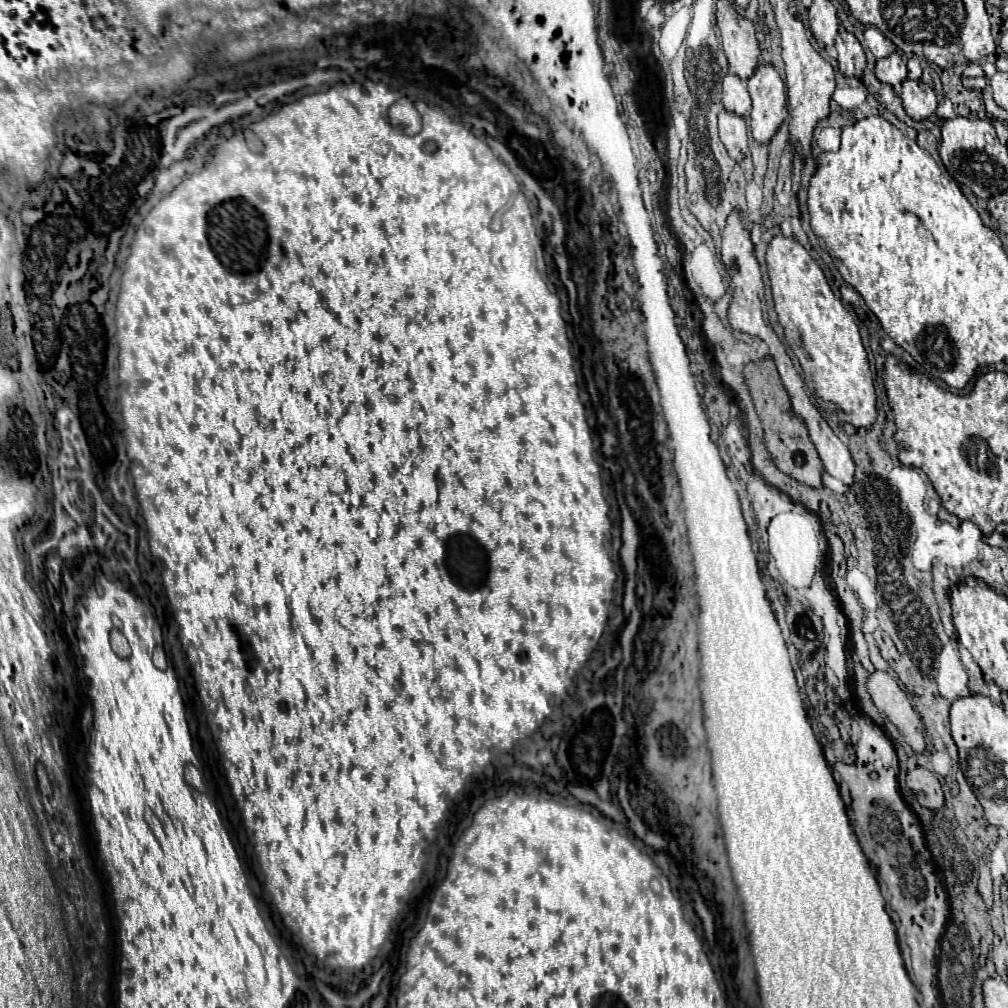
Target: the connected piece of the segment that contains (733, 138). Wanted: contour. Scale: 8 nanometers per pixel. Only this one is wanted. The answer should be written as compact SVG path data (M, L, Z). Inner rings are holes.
M722 108L718 114L718 130L720 130L720 140L726 146L728 154L736 162L740 162L748 152L748 132L744 118Z

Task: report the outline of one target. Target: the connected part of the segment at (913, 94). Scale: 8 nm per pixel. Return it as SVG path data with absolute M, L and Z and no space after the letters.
M906 78L902 82L900 98L902 98L904 110L914 120L932 118L936 108L938 108L936 92L930 86L926 86L924 82L916 82L916 80L910 80L910 78Z

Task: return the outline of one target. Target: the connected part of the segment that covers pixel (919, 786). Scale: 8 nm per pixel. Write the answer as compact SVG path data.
M914 766L912 770L908 770L906 786L912 790L912 794L916 796L916 800L922 806L926 806L930 810L944 806L944 794L942 794L940 782L930 770L926 770L922 766Z

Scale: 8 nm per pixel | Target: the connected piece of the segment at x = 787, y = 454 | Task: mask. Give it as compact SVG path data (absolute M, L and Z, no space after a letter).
M770 356L750 362L744 366L744 378L746 386L750 390L754 408L758 412L758 418L764 428L764 442L766 450L770 452L774 464L780 472L788 474L790 478L798 480L804 486L822 488L822 462L818 462L818 452L814 450L814 444L810 442L806 434L806 426L802 426L802 420L790 410L790 398L778 378L778 370L774 370L774 362L770 362Z

